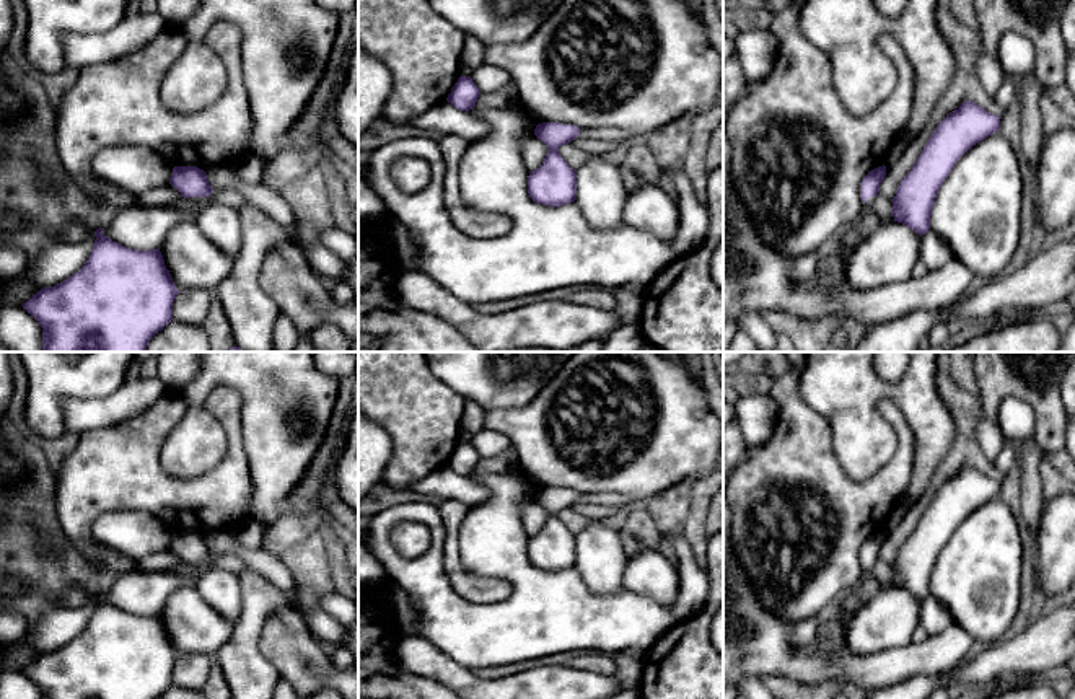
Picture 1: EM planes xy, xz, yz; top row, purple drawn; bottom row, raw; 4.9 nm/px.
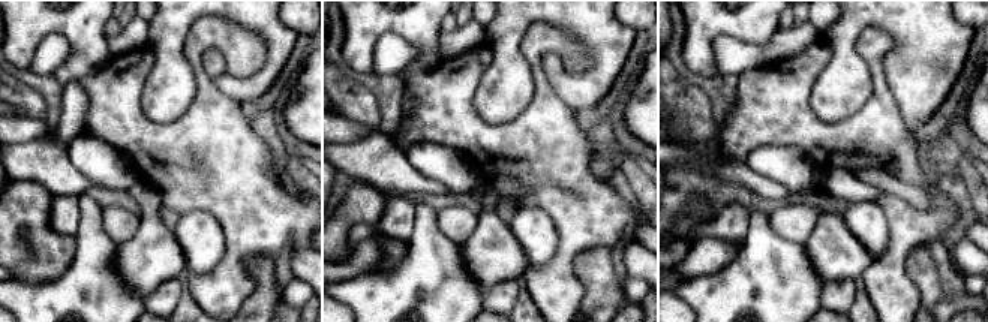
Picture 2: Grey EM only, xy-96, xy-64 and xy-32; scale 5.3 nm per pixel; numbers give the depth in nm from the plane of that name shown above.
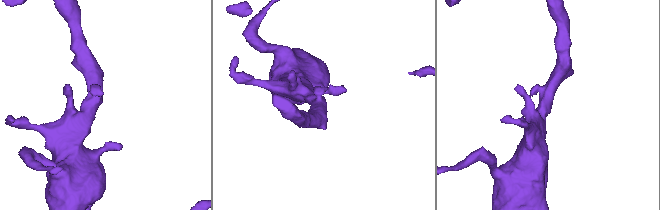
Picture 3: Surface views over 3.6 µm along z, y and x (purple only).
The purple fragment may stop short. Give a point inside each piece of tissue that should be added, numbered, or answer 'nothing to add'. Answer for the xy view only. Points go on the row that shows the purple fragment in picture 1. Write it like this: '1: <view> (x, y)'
1: xy (235, 199)

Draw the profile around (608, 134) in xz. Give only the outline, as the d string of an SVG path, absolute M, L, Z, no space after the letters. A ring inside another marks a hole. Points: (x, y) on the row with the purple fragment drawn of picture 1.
M606 127L606 129L585 129L585 130L580 130L578 138L603 140L603 142L619 140L621 143L629 145L635 135L637 134L624 130L624 129Z

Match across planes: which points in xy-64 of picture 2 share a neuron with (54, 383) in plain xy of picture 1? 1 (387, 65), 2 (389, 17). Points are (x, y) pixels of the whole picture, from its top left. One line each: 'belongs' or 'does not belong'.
1: does not belong
2: belongs

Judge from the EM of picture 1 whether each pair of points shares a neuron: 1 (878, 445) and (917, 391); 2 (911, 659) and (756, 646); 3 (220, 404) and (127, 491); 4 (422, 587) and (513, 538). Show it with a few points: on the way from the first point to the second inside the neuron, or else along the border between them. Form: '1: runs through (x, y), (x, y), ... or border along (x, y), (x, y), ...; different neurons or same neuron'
1: runs through (870, 422), (870, 401), (880, 391), (895, 391); same neuron
2: runs through (872, 667), (795, 663); same neuron
3: runs through (233, 445), (233, 461), (204, 491), (168, 491); same neuron
4: runs through (460, 613), (500, 613), (517, 597), (517, 575); same neuron

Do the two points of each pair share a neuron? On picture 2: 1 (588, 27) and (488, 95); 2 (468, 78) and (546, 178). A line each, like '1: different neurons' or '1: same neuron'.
1: same neuron
2: same neuron

